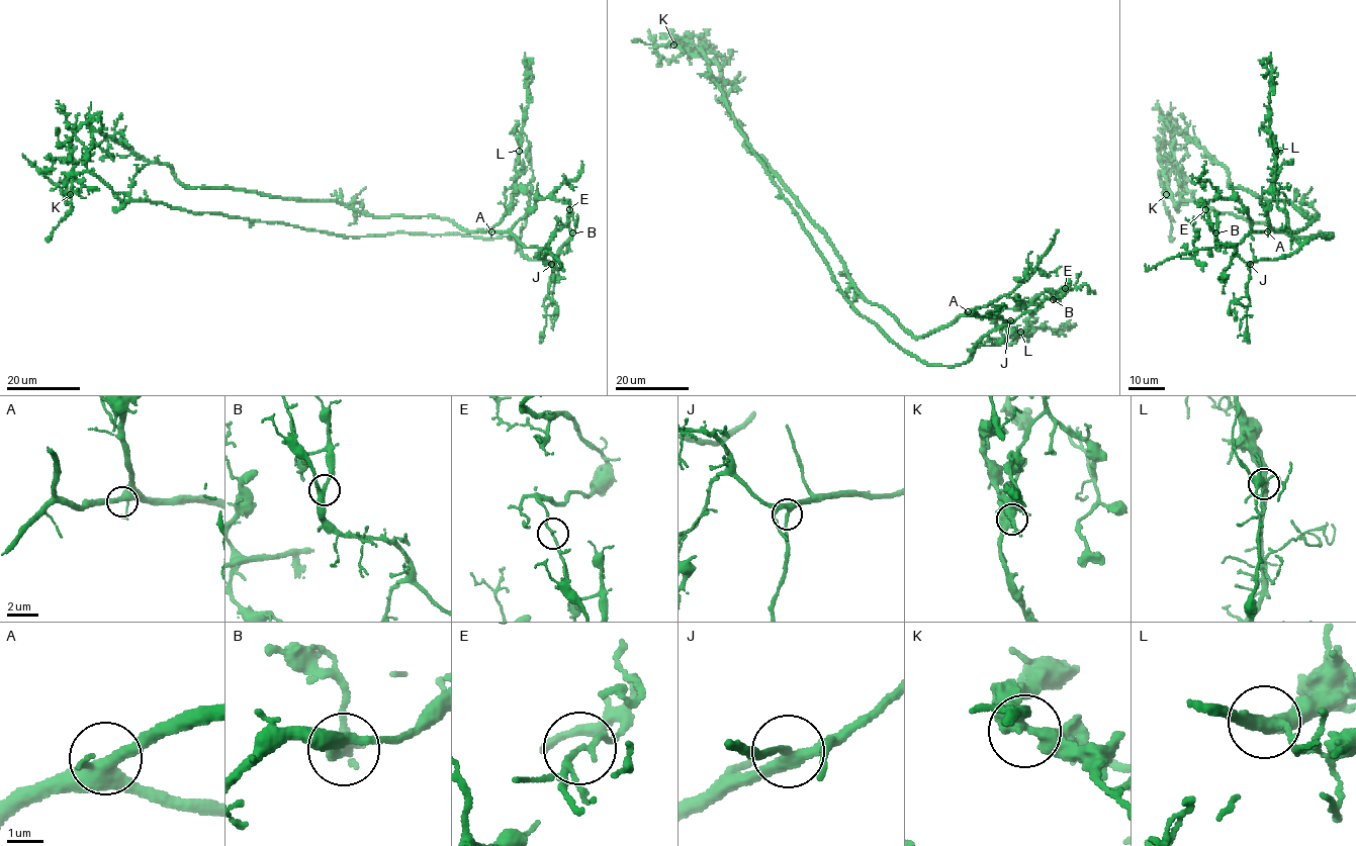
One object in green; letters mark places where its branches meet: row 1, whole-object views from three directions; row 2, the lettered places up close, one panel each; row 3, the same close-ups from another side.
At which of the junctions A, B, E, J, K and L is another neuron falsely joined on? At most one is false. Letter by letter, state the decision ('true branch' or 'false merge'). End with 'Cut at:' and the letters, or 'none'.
A: true branch
B: true branch
E: false merge
J: true branch
K: true branch
L: true branch
Cut at: E

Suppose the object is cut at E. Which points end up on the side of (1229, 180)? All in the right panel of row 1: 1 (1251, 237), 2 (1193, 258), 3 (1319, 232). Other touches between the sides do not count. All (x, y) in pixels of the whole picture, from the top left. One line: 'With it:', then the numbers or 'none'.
With it: 1, 2

